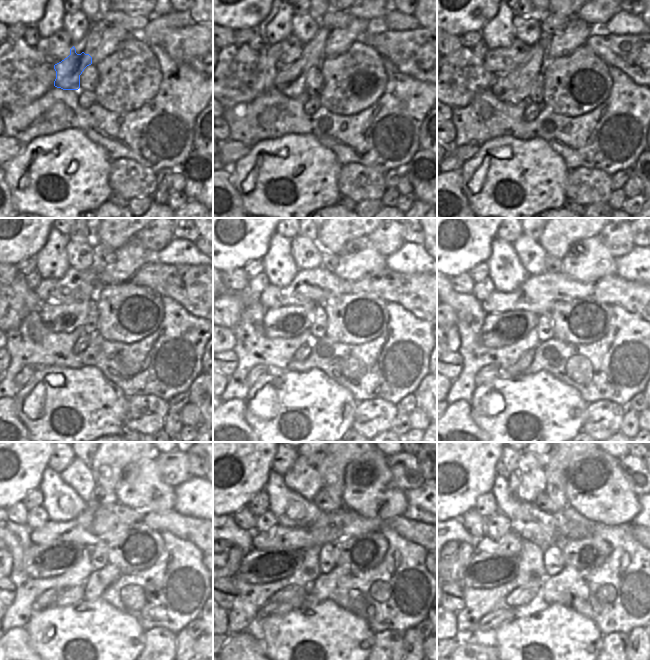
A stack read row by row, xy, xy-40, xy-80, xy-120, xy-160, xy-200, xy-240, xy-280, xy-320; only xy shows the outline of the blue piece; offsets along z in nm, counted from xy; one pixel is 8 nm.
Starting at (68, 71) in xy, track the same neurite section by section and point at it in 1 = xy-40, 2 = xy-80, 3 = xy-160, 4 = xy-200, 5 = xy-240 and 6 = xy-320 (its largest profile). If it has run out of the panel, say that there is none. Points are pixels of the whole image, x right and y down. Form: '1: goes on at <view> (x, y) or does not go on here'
1: goes on at xy-40 (291, 81)
2: goes on at xy-80 (514, 87)
3: goes on at xy-160 (288, 321)
4: goes on at xy-200 (499, 329)
5: goes on at xy-240 (52, 559)
6: goes on at xy-320 (484, 570)

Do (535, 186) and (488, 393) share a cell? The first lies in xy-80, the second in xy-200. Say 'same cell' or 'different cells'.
same cell

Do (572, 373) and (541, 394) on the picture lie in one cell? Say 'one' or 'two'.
two

